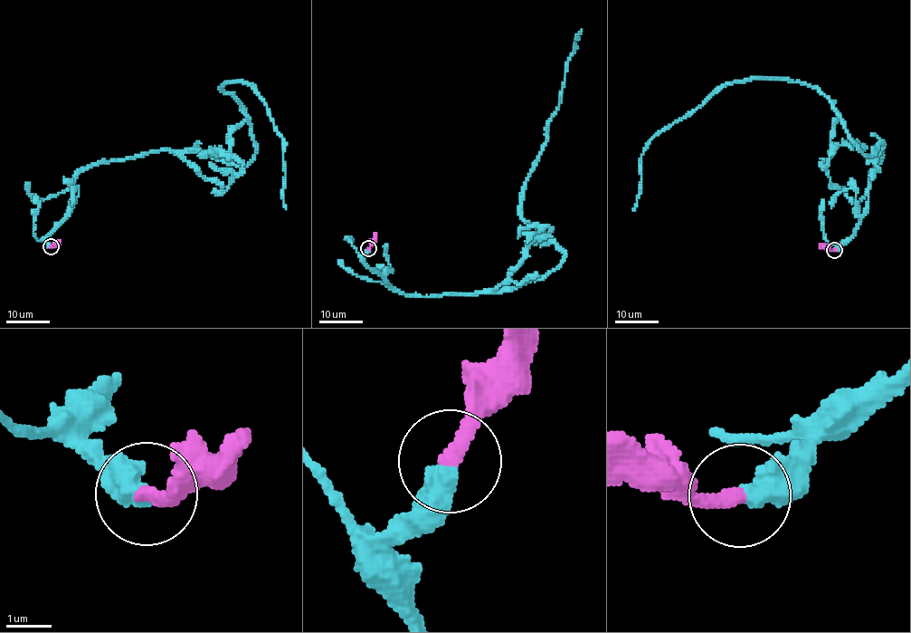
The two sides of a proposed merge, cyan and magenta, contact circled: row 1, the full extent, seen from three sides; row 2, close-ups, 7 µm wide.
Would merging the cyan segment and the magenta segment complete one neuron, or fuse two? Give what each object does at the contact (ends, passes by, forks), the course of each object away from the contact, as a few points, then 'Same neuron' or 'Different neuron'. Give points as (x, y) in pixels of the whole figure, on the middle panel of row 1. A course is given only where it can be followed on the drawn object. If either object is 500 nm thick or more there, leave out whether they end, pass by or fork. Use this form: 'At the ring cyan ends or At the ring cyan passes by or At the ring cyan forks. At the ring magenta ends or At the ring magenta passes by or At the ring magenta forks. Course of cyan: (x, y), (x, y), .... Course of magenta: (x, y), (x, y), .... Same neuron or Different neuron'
Course of cyan: (368, 248), (369, 267), (409, 296), (507, 292), (557, 267), (564, 252), (522, 216), (521, 197), (582, 31). Course of magenta: (368, 248), (376, 233). Same neuron

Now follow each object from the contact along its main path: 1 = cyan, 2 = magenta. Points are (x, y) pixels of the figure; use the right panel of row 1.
1: (834, 249), (864, 212), (884, 143), (865, 155), (802, 82), (726, 82), (660, 130), (634, 211)
2: (834, 250), (827, 250), (819, 243)

